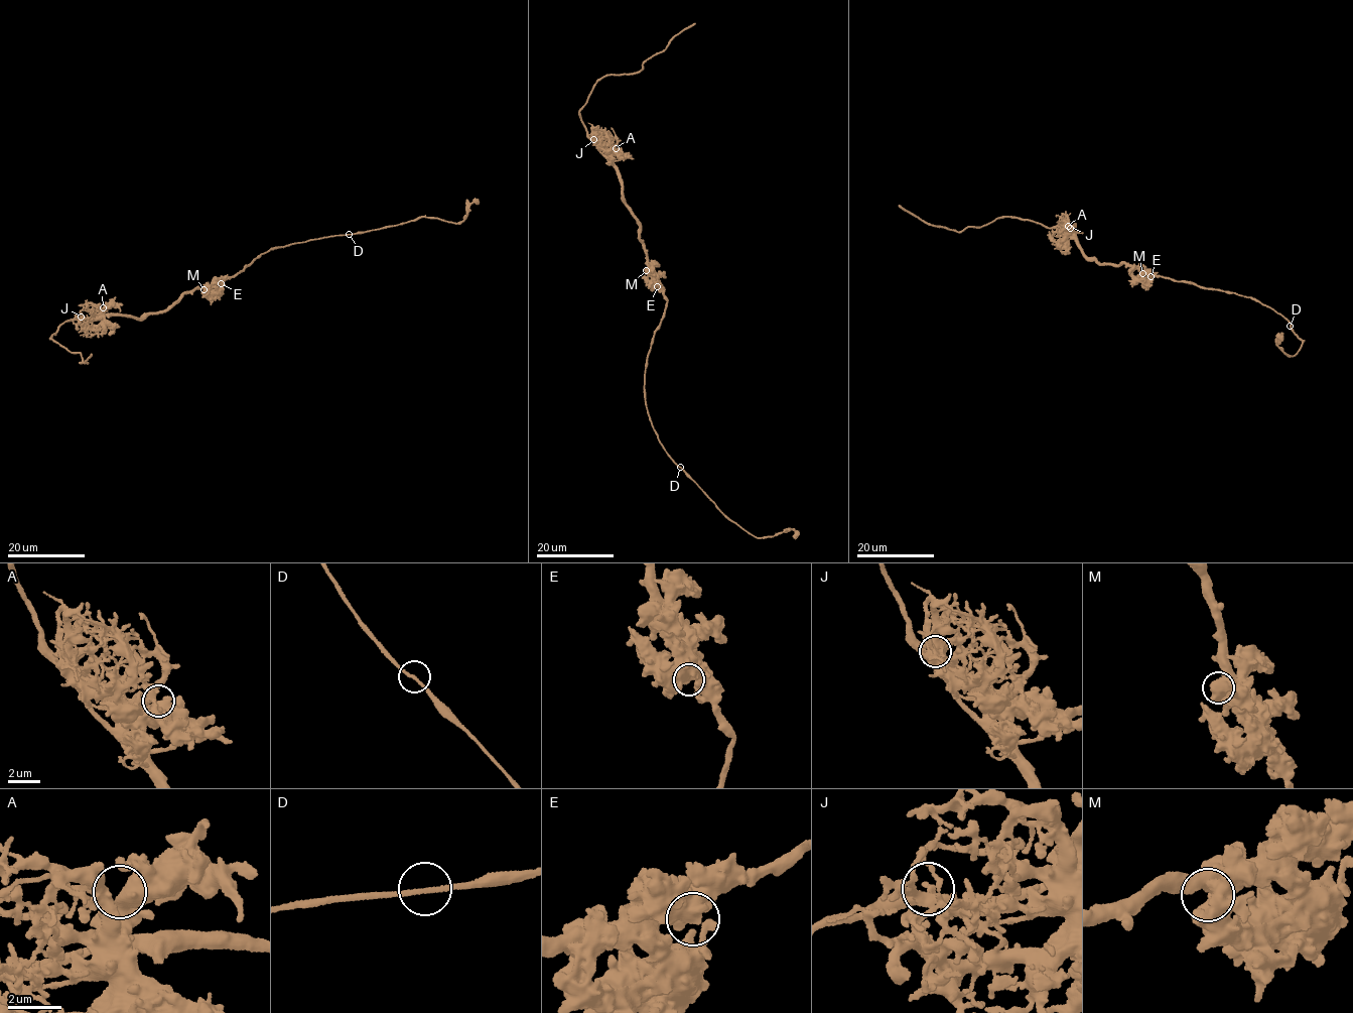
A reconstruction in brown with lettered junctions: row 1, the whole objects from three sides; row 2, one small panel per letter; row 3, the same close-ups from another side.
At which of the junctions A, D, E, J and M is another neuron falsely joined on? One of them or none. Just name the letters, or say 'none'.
none

